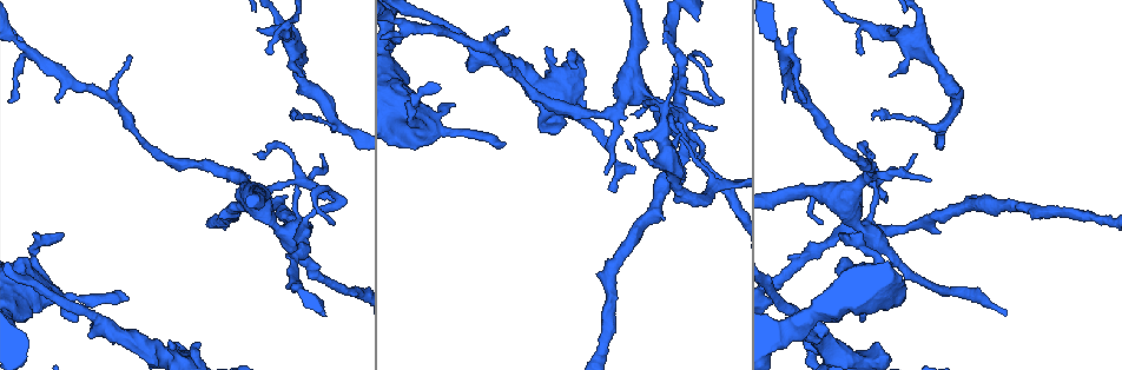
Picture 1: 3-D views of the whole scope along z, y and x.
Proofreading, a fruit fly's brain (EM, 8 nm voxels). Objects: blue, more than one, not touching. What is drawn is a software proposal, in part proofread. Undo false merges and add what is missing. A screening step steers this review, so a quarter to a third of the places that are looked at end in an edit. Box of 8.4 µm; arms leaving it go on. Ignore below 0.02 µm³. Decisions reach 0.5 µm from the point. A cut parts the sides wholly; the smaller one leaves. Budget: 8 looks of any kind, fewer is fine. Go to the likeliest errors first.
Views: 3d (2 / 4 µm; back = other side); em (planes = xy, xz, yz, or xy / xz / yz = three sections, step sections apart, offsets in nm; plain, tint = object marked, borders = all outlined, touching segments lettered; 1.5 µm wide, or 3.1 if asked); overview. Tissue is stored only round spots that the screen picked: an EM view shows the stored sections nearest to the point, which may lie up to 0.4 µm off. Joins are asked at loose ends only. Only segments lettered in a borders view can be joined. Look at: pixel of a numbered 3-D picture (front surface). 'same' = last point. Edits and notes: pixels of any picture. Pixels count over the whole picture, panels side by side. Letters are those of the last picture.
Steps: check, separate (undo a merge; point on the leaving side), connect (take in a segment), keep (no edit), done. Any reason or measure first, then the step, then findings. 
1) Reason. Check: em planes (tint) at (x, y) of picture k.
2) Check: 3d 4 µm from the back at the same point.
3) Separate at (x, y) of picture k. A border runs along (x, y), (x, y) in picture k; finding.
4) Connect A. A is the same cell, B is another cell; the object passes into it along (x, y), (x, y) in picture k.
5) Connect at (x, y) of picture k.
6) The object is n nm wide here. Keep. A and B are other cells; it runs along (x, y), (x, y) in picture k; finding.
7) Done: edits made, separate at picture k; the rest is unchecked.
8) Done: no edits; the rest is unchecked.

An open end. Check: em yz step 4 (tint) at (438, 85) of picture 1.

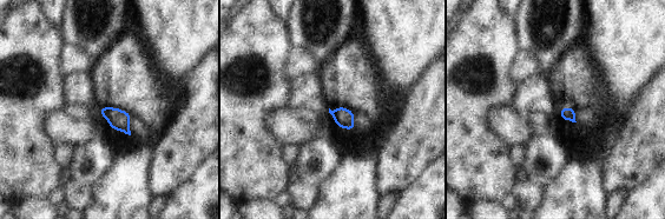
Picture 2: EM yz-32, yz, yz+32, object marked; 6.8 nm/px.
Check: em planes (borders) at the same point.

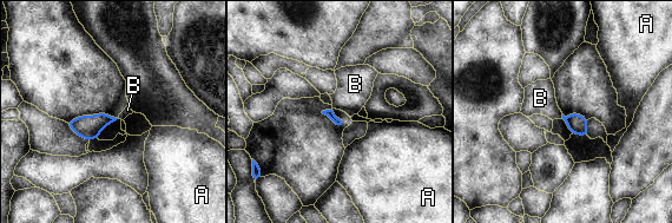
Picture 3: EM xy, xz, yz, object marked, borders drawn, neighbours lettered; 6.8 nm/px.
Keep. A and B are other cells; a border runs along (561, 115), (562, 118) in picture 3; none of them fits.

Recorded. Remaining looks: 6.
Closes a loop. Check: em planes (tint) at (296, 182) of picture 1.

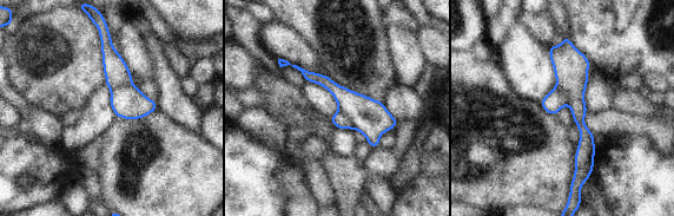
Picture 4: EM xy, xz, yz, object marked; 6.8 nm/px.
See the neighbours. Check: em planes (borders) at the same point.

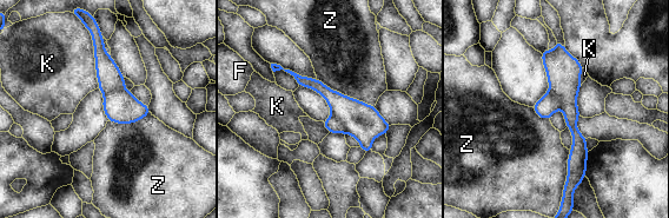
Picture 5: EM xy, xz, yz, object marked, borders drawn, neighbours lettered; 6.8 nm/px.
Separate at (563, 71) of picture 5. F, K and Z are other cells; a border runs along (549, 90), (561, 100), (563, 108) in picture 5; a second neuron is stuck on.

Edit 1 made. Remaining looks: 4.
Redraw. Check: overview.

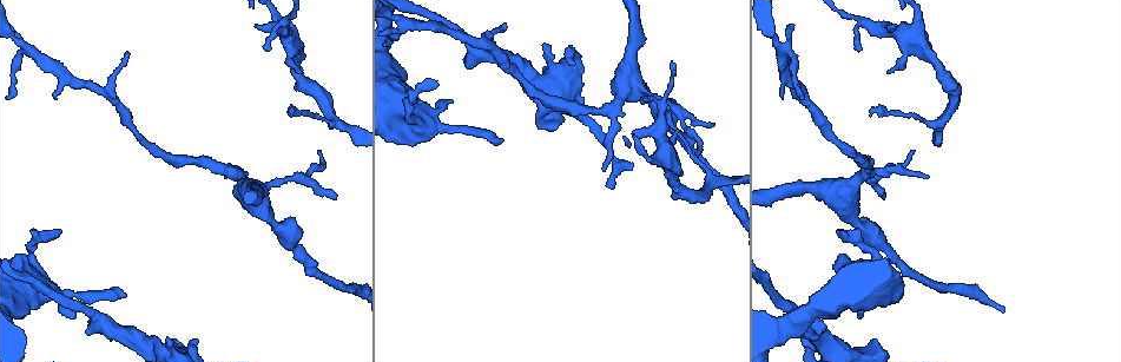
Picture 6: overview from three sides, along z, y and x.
Thin end. Check: em planes (borders) at (506, 26) of picture 6.

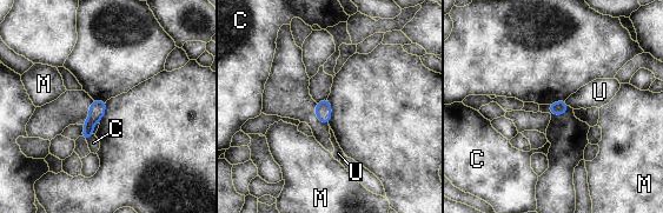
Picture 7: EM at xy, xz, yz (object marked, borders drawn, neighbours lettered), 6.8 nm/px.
Keep. C, M and U are other cells; none of them fits.

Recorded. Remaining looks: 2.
Done: edits made, separate at picture 5; the rest is unchecked.

